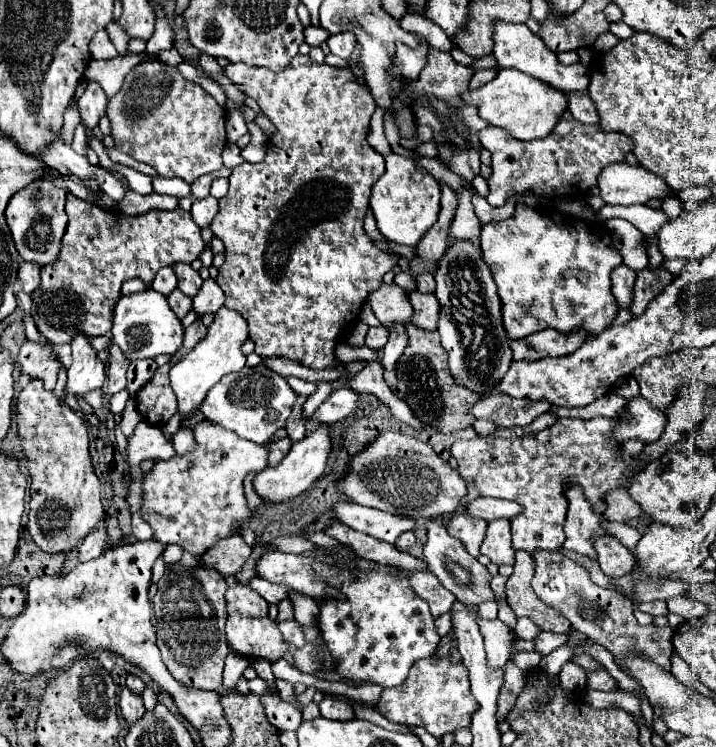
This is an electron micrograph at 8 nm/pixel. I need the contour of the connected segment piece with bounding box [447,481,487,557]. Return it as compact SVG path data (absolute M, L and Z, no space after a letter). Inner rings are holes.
M473 481L467 483L467 495L461 499L461 505L453 511L453 515L447 521L447 531L457 537L459 541L463 541L465 549L473 555L479 557L479 547L481 541L485 539L485 529L487 529L487 521L485 519L475 519L469 517L467 513L467 505L469 501L473 501L475 497L481 497L481 493L477 493L477 485L473 485Z

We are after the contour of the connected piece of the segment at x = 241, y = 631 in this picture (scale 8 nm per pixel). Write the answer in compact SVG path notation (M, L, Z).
M235 585L227 591L227 645L245 657L263 657L275 663L287 651L287 641L281 637L277 623L267 615L267 601L247 585Z

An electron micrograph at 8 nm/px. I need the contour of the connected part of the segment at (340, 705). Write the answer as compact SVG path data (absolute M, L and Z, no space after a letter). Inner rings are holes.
M325 697L321 703L319 703L319 709L321 709L321 715L325 719L337 719L337 721L349 721L355 717L353 709L343 703L343 701L335 701L331 697Z

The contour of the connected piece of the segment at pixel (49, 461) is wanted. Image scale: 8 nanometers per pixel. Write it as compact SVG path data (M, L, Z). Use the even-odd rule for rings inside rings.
M35 379L17 397L15 421L19 425L19 435L23 439L23 451L31 475L31 503L29 503L31 511L29 511L29 527L27 527L29 535L47 553L71 551L103 519L101 481L93 471L93 463L89 455L87 423L69 405L57 401L57 397L43 387L43 381L35 381Z

